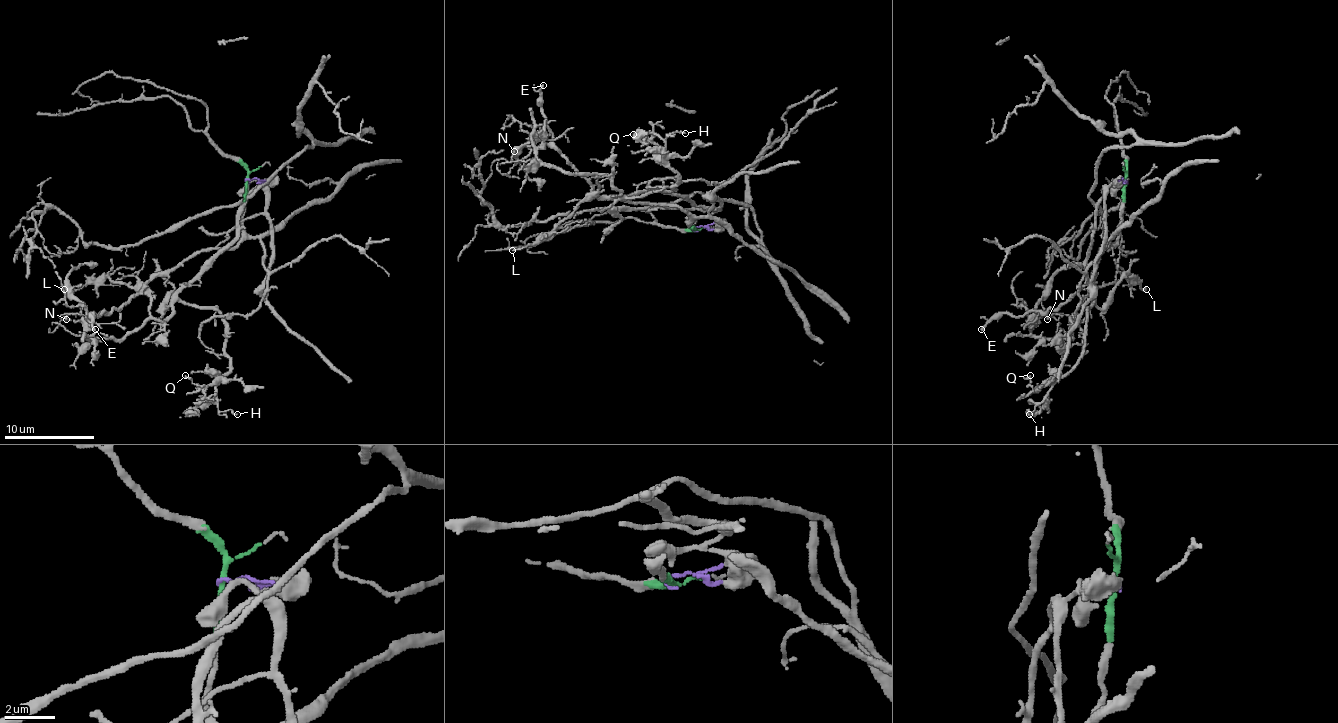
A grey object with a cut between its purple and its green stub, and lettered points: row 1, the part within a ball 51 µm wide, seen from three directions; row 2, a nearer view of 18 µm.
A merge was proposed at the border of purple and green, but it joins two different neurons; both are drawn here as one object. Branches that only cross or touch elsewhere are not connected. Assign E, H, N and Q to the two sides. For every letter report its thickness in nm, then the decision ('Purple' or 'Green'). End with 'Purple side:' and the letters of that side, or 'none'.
E: Thickness 130 nm. Green
H: Thickness 100 nm. Purple
N: Thickness 130 nm. Green
Q: Thickness 150 nm. Purple
Purple side: H, Q

